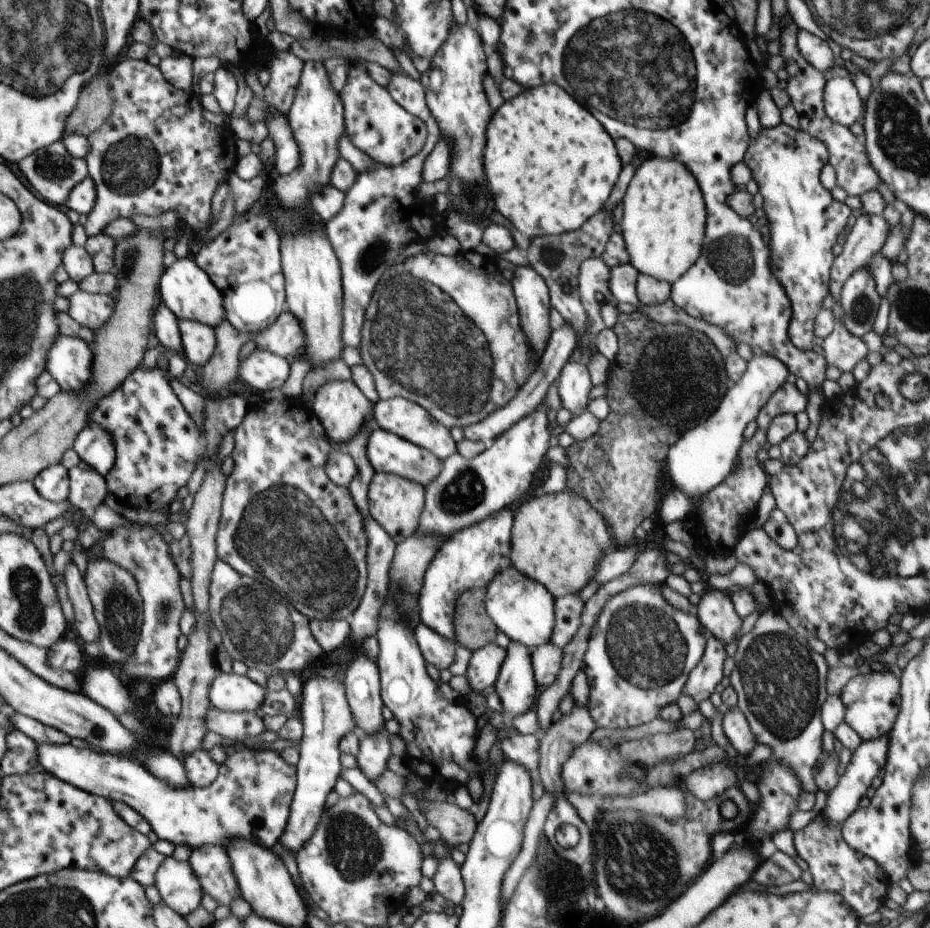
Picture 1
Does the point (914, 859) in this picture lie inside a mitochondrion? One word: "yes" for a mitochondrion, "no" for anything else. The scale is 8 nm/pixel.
no

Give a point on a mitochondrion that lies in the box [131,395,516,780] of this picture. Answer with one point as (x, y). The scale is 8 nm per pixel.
(282, 536)

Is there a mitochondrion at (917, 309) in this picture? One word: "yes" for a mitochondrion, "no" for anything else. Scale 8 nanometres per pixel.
yes

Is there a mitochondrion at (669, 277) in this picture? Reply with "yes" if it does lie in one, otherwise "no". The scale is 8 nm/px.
no

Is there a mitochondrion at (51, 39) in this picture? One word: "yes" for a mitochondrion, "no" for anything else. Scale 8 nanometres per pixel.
yes

